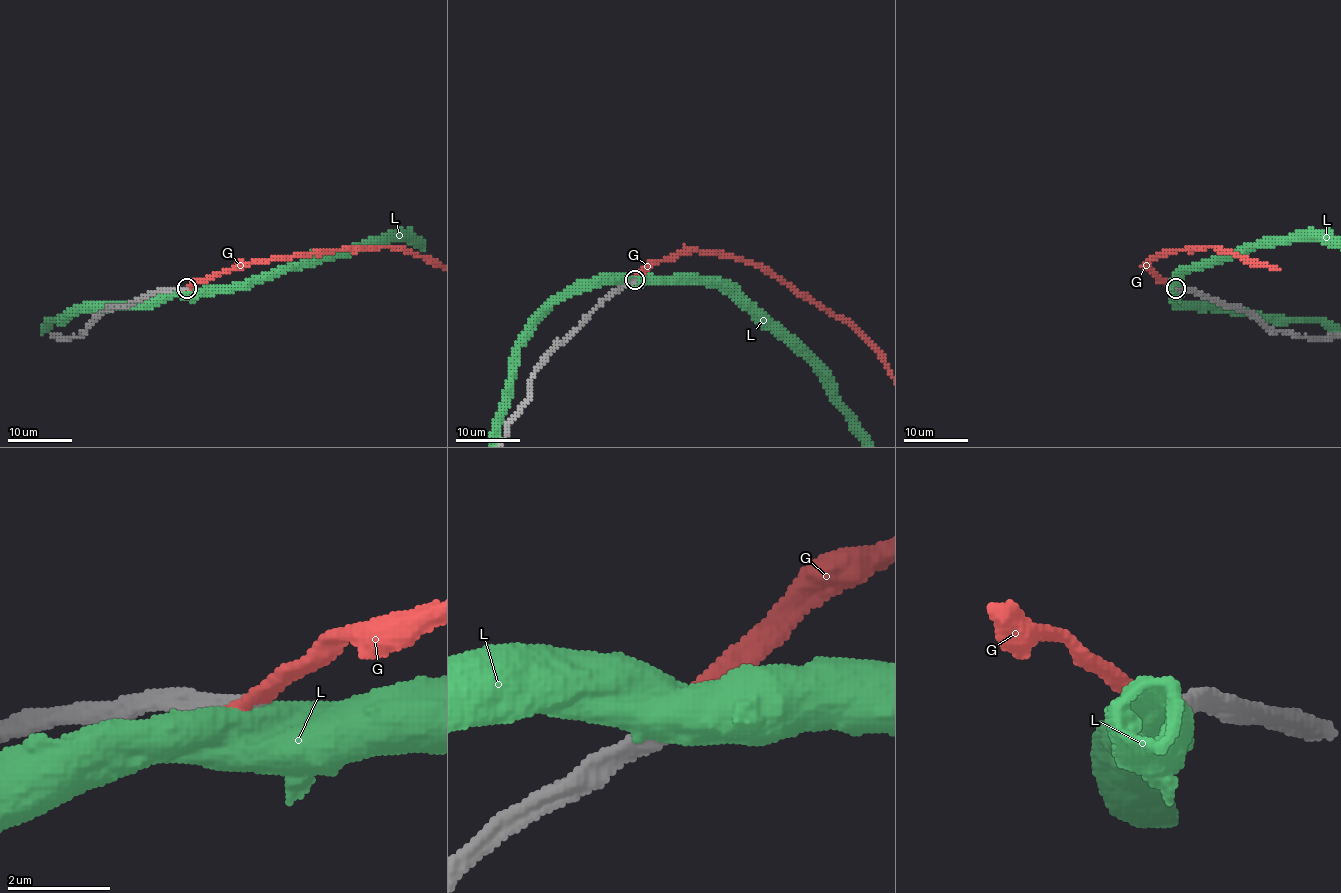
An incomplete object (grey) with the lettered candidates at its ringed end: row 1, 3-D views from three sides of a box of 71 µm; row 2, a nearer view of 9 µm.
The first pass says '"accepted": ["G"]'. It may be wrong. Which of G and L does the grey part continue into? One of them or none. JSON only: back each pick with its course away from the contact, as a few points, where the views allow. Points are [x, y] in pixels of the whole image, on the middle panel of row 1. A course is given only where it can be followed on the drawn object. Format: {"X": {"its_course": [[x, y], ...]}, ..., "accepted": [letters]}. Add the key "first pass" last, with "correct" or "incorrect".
{"accepted": ["G"], "first pass": "correct"}

